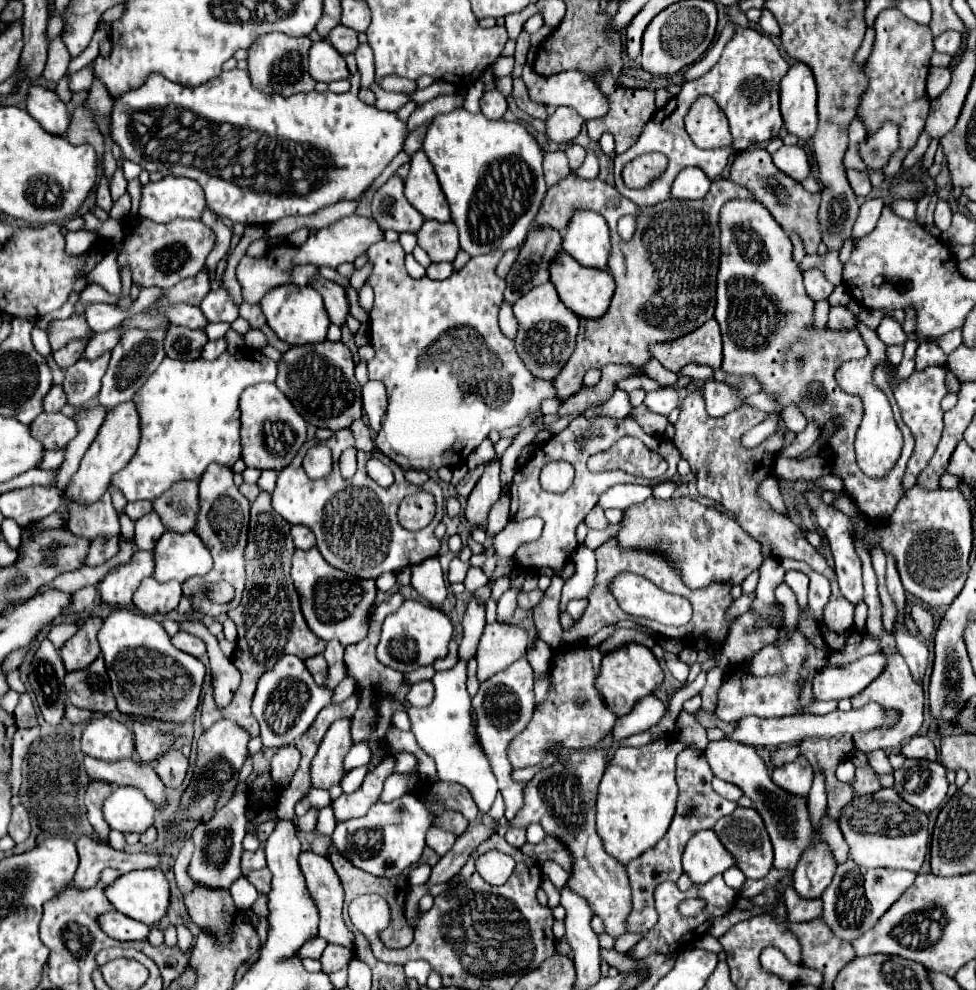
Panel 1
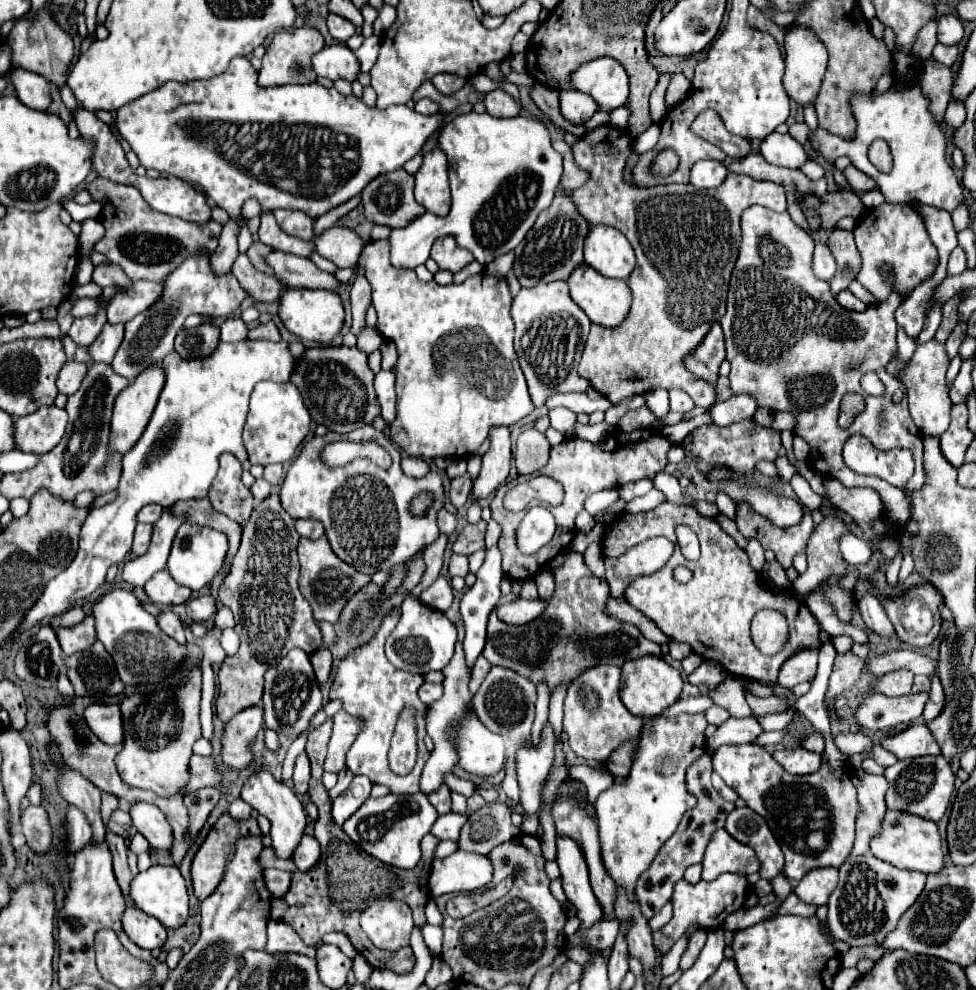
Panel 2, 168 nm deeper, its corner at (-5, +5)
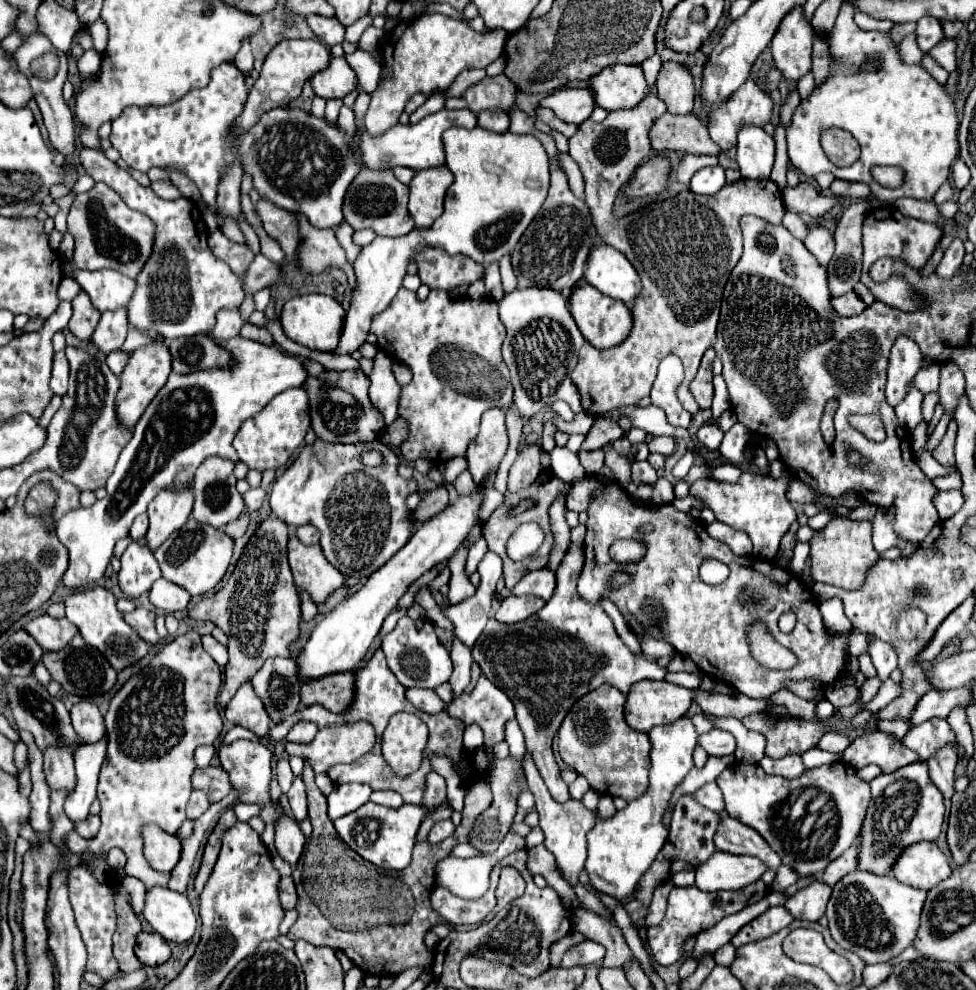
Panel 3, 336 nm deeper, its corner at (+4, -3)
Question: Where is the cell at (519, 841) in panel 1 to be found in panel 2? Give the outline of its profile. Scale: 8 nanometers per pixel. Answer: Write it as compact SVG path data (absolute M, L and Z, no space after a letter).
M550 729L550 735L544 737L540 749L532 751L524 745L516 751L516 775L518 775L518 785L520 785L520 805L524 807L524 811L528 815L536 813L540 807L540 791L542 791L544 779L548 775L548 769L552 765L552 757L554 757L554 733L552 733L552 729Z

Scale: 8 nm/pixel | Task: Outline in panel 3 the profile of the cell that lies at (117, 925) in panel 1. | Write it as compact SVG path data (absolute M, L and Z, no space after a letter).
M141 931L137 935L135 955L141 959L143 965L157 967L157 965L161 965L161 963L165 963L169 959L171 949L165 943L165 939L161 939L161 935L149 933L149 931Z

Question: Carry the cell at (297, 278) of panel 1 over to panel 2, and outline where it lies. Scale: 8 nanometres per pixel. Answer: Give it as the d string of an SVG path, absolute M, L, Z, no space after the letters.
M240 253L238 259L234 261L232 273L242 283L242 287L248 291L250 297L264 301L264 303L276 301L284 289L272 275L254 269L254 265L250 263L250 259L244 253Z

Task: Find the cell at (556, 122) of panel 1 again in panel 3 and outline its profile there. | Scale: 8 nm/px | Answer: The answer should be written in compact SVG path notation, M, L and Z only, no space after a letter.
M563 89L561 93L555 91L539 101L541 107L549 107L561 121L581 125L589 119L591 111L595 109L595 101L589 89Z

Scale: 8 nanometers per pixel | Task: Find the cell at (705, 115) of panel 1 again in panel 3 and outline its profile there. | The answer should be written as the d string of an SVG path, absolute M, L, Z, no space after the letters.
M665 113L651 127L651 149L685 151L703 155L721 155L721 147L711 141L707 127L695 115L671 115Z

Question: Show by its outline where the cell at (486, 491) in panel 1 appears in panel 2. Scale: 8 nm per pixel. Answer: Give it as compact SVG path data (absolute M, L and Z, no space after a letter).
M500 425L490 429L490 447L482 455L482 469L474 483L474 497L484 499L494 489L498 489L508 473L510 473L510 461L512 461L512 441L510 441L510 429Z

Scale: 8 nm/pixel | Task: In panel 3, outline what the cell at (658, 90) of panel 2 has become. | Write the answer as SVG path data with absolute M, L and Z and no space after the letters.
M673 61L663 63L657 77L657 97L667 103L671 115L687 115L693 111L695 89L689 71Z

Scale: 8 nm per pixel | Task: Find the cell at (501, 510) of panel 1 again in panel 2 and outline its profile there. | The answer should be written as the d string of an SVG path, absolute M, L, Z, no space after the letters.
M490 521L490 523L488 523L488 531L486 531L486 549L488 549L488 547L494 547L494 545L498 543L500 533L502 533L500 525L498 525L496 521Z

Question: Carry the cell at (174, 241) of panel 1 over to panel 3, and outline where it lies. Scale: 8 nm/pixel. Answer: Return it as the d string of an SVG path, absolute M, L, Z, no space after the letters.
M95 183L93 189L75 197L69 217L69 233L75 237L75 253L71 261L65 261L63 271L71 275L71 269L113 269L135 279L153 253L155 227L149 217L129 209L123 199L105 183Z

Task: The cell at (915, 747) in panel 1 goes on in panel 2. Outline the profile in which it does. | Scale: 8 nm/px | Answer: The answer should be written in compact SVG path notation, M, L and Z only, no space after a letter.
M914 723L908 729L880 739L880 745L894 753L898 759L914 759L922 755L940 755L938 743L930 735L930 729L924 723Z

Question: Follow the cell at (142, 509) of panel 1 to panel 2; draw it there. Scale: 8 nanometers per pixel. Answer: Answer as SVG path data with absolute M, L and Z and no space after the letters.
M146 505L138 513L138 521L142 521L142 523L154 523L160 517L160 513L162 513L162 507L158 507L158 505Z

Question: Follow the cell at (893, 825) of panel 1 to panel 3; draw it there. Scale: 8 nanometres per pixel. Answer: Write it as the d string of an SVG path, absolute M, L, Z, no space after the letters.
M921 841L913 843L913 847L905 847L905 851L897 857L897 863L893 863L893 871L889 871L889 875L905 885L929 891L951 875L951 867L937 843Z

